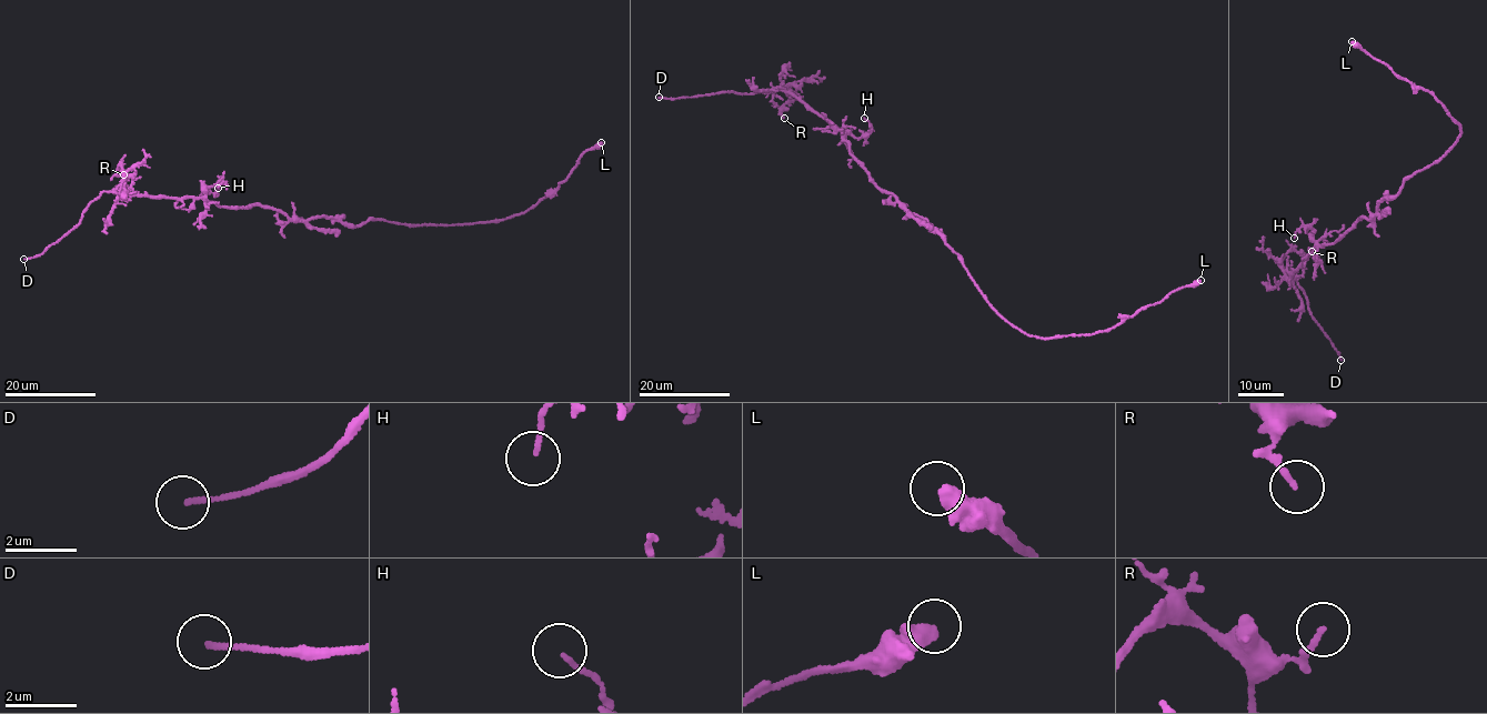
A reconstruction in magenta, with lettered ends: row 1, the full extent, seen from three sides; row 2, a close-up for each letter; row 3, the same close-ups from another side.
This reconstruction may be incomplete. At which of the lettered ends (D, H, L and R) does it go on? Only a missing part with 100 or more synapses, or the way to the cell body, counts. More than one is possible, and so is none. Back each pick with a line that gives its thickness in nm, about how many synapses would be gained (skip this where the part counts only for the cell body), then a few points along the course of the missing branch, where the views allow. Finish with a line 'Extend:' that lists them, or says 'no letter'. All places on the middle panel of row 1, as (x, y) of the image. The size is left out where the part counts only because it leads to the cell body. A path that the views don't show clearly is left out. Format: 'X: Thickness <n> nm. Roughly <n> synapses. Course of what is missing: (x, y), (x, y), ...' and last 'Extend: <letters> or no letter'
D: Thickness 150 nm. Course of what is missing: (659, 97), (643, 93), (644, 82), (654, 70), (732, 44), (769, 24), (776, 28)
Extend: D

